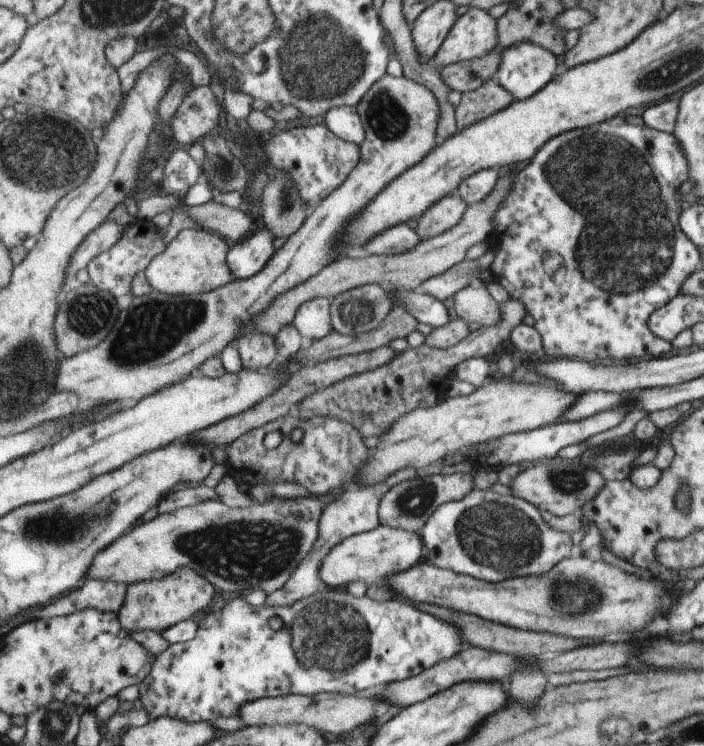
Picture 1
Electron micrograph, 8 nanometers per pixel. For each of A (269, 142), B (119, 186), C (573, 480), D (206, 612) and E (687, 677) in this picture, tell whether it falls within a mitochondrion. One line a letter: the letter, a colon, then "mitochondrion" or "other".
A: other
B: other
C: mitochondrion
D: other
E: other

